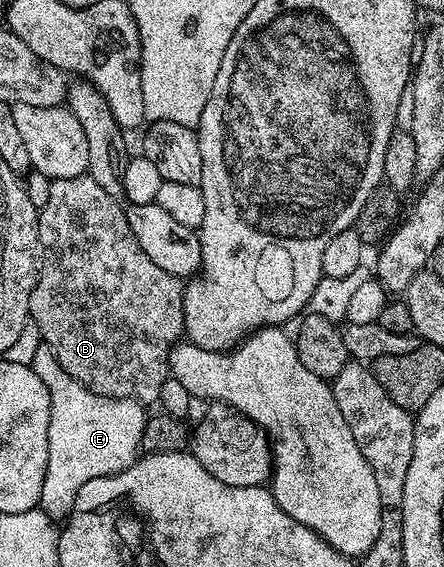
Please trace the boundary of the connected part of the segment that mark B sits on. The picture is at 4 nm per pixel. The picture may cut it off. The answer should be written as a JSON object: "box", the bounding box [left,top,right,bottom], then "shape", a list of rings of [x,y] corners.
{"box":[30,176,186,404],"shape":[[[89,176],[80,178],[56,178],[49,183],[46,190],[46,199],[40,202],[38,211],[38,248],[40,251],[40,265],[36,288],[32,288],[30,301],[30,320],[39,328],[41,341],[49,346],[56,356],[60,368],[68,372],[80,384],[87,386],[92,392],[103,394],[109,398],[131,398],[143,404],[158,402],[160,388],[168,380],[168,363],[172,358],[172,351],[179,345],[178,337],[183,337],[186,328],[184,304],[182,303],[183,283],[172,277],[164,268],[152,264],[152,259],[144,253],[144,248],[136,244],[136,236],[132,236],[132,228],[128,228],[127,211],[122,211],[123,203],[115,195],[108,193],[96,180]]]}

